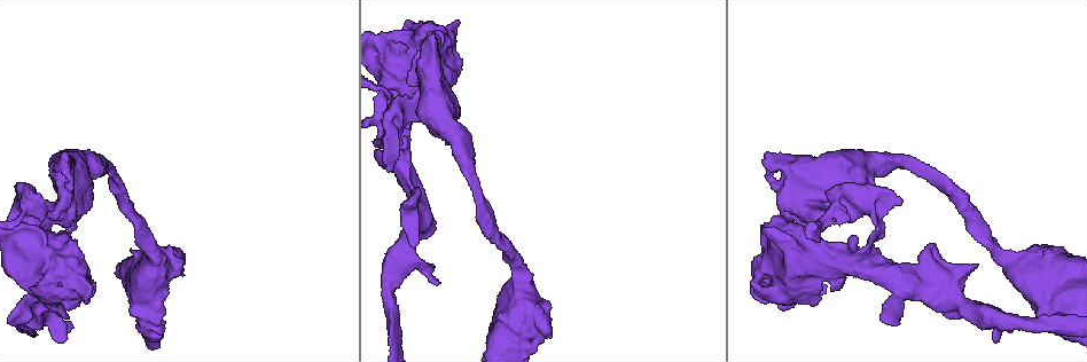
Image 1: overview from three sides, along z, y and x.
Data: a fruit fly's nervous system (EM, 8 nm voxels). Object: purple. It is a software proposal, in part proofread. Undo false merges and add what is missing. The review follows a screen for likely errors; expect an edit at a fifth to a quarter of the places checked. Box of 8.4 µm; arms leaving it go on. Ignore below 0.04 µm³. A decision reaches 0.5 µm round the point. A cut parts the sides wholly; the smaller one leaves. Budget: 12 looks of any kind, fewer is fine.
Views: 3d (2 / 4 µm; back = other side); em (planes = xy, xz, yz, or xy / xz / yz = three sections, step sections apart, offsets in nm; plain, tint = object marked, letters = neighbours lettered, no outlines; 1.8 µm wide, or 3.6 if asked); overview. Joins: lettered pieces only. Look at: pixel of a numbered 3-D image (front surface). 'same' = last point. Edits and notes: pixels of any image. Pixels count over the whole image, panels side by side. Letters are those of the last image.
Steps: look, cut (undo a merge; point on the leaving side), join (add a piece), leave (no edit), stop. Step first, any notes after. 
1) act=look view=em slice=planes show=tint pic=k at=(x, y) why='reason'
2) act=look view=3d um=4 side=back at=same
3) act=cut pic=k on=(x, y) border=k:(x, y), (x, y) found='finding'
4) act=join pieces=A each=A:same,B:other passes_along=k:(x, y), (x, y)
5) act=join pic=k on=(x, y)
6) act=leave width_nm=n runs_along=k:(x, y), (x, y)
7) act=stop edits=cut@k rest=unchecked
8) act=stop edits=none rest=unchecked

act=look view=em um=3.6 slice=planes show=tint pic=1 at=(817, 192) why='thick turns thin'

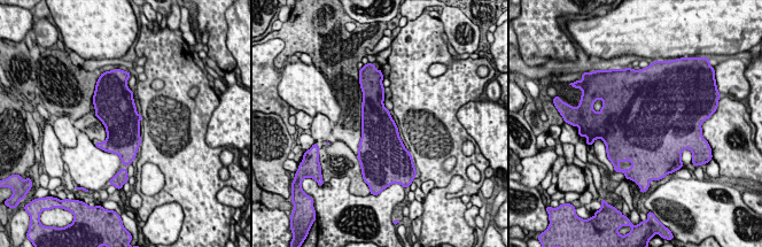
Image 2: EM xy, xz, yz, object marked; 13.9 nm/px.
act=look view=em um=3.6 slice=planes show=letters at=same

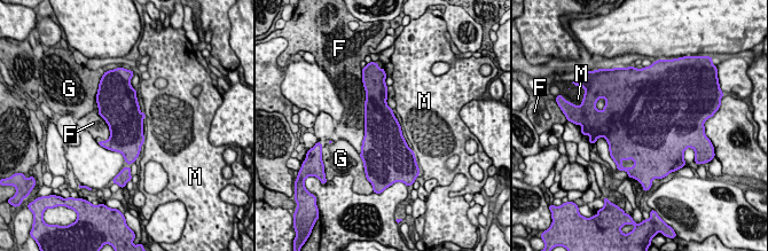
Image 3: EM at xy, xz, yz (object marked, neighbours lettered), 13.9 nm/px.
act=leave width_nm=500 longest_contact=F:900nm each=F:other,G:other,M:other found='one neuron here'

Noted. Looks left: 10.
act=look view=3d um=2 side=back pic=1 at=(71, 323) why='an open end'

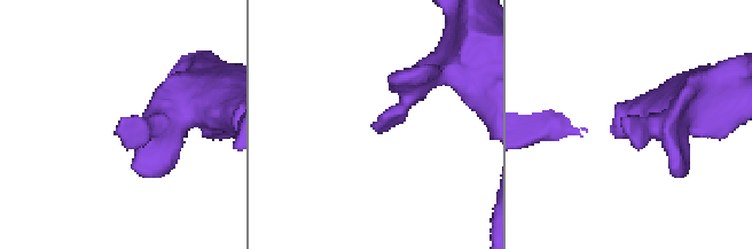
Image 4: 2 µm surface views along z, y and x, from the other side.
act=look view=em slice=xz step=8 show=plain pic=4 at=(625, 122) why='shape alone is not enough'

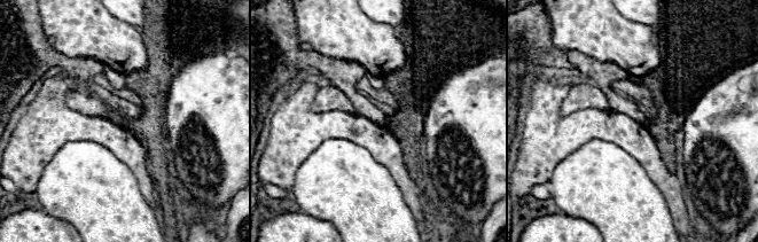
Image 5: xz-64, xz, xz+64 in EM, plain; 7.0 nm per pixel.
act=look view=em slice=xz step=8 show=letters at=same

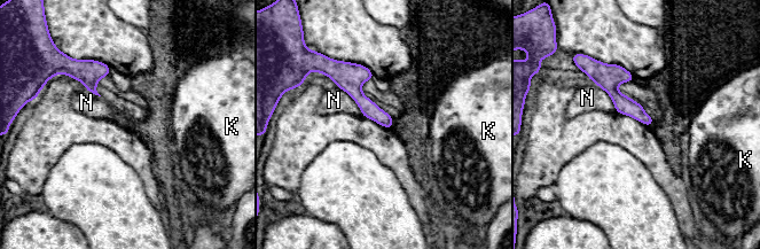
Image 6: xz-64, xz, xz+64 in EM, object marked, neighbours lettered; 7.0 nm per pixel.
act=leave each=K:other,N:other runs_along=6:(598, 70), (611, 90), (649, 122) found='none of them fits'

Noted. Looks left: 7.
act=look view=em um=3.6 slice=planes show=plain pic=1 at=(171, 262) why='calibre changes'

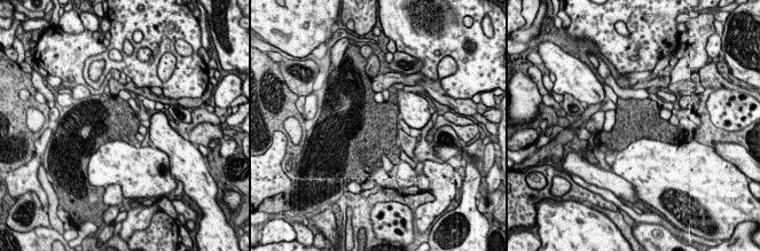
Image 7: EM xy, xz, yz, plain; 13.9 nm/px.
act=look view=em um=3.6 slice=planes show=letters at=same why='see the neighbours'

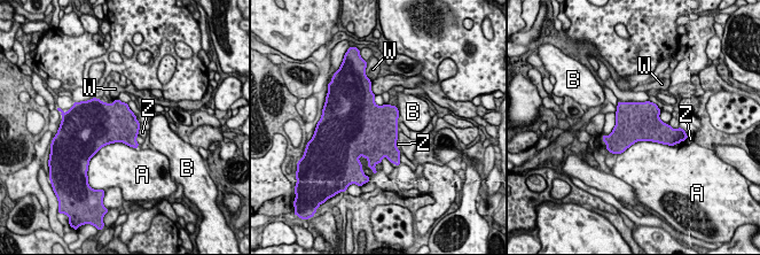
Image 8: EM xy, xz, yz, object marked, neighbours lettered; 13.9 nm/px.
act=leave each=A:other,B:other,W:other,Z:other border=8:(670, 145), (635, 141), (616, 154) found='continuous, no second neuron'

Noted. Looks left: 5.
act=look view=em um=3.6 slice=planes show=tint pic=1 at=(70, 280) why='closes a loop'

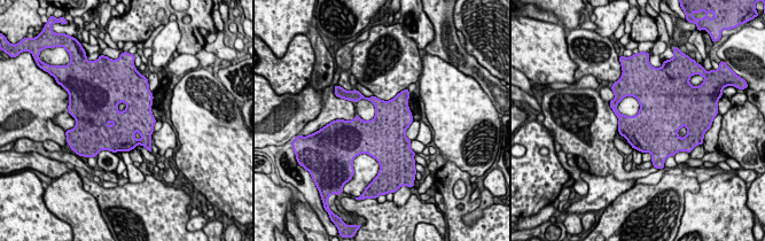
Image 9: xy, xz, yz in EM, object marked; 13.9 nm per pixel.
act=look view=em um=3.6 slice=planes show=letters at=same

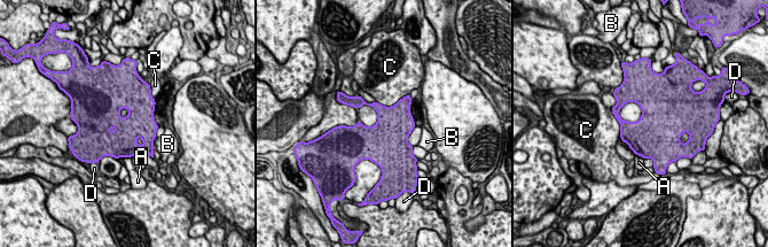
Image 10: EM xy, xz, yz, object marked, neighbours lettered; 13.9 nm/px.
act=leave width_nm=550 each=A:other,B:other,C:other,D:other border=10:(407, 94), (390, 106), (375, 101) found='all the same neuron'

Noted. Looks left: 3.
act=look view=em slice=planes show=tint pic=1 at=(848, 264) why='a fork'

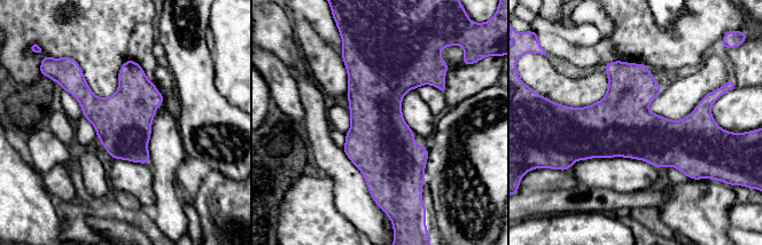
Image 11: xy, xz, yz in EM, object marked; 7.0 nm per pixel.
act=look view=em slice=planes show=letters at=same

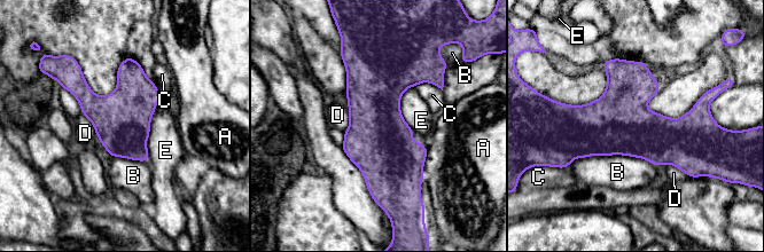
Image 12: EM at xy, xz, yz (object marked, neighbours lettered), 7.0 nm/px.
act=leave each=A:other,B:other,C:other,D:other,E:other border=12:(410, 86), (400, 113), (413, 130) found='all the same neuron'

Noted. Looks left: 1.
act=stop edits=none rest=unchecked

